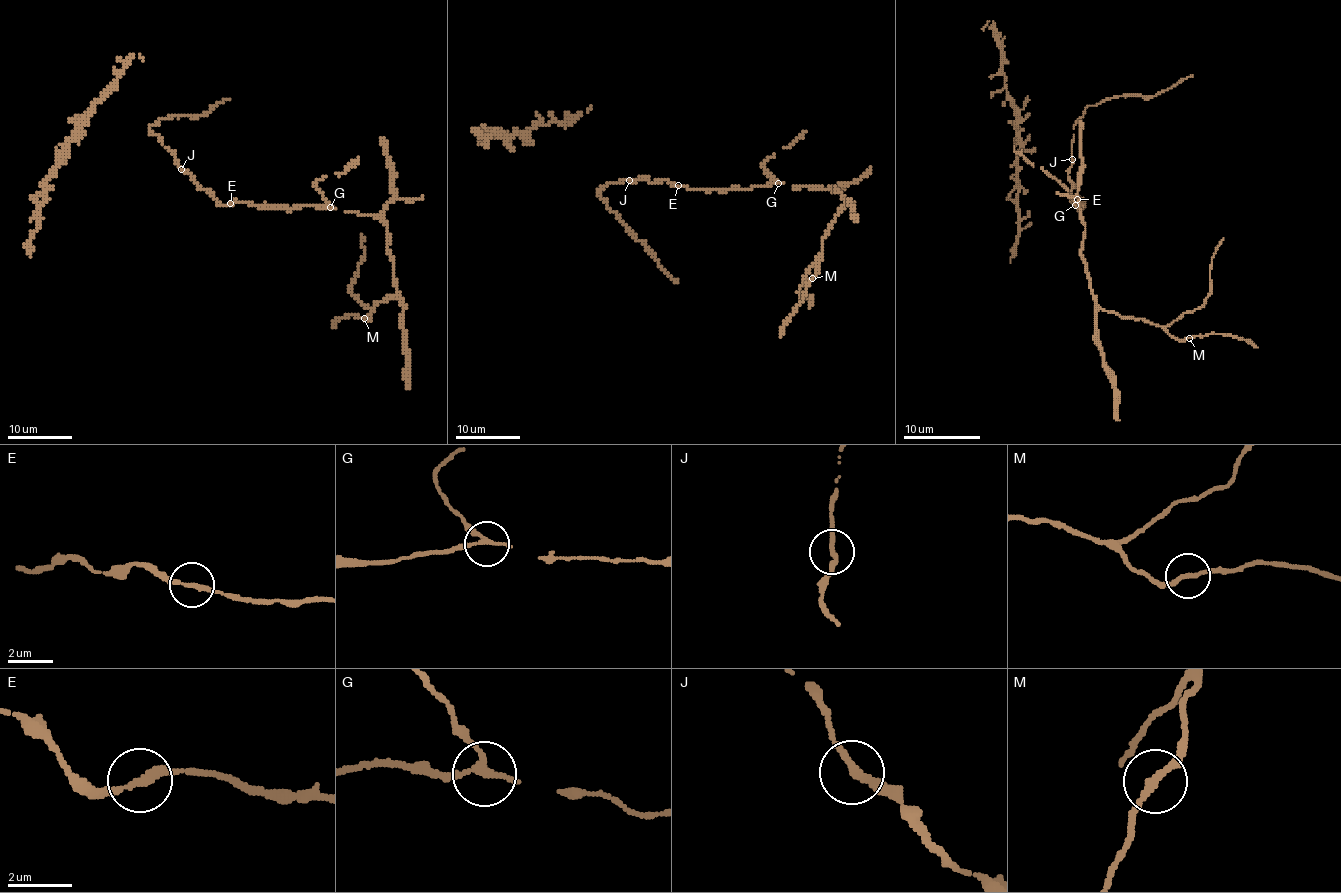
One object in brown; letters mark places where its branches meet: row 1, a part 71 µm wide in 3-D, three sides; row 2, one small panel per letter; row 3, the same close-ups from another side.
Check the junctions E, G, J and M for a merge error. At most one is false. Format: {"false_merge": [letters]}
{"false_merge": []}

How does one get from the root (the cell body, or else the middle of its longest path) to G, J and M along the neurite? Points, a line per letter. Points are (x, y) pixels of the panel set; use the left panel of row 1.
G: (259, 206), (330, 208)
J: (259, 206), (245, 201), (221, 204), (181, 169)
M: (259, 206), (335, 208), (377, 216), (386, 225), (397, 291), (377, 302), (370, 318), (364, 318)

